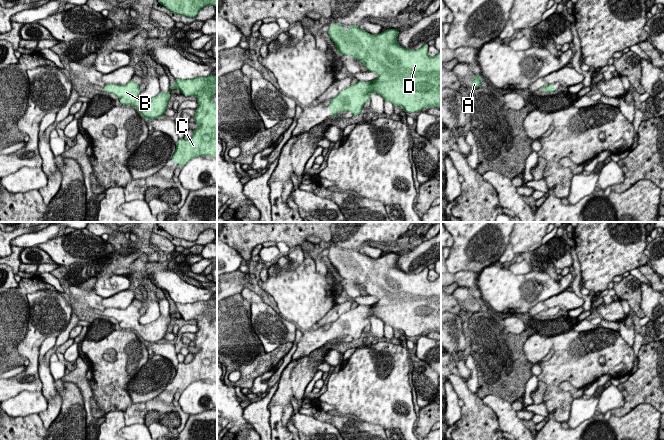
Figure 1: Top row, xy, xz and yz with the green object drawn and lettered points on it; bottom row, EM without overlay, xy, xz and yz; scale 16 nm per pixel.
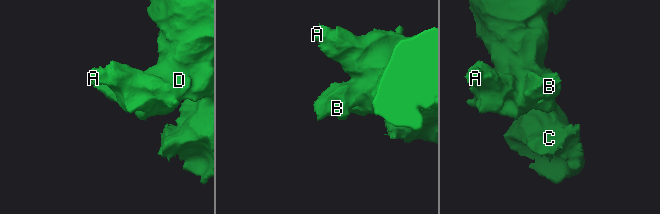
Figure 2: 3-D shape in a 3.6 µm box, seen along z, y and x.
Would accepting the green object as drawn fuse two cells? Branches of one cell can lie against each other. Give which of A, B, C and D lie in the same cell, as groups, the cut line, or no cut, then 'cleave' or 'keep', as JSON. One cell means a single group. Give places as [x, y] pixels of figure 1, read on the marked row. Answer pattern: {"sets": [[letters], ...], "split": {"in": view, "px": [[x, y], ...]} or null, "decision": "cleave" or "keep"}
{"sets": [["A", "B", "C", "D"]], "split": null, "decision": "keep"}

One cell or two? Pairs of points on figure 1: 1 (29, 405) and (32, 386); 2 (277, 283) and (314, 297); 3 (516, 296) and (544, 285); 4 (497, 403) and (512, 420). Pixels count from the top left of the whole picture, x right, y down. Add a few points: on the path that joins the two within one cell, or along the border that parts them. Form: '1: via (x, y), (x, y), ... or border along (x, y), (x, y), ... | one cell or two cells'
1: border along (41, 391), (20, 391), (10, 398) | two cells
2: via (286, 287), (305, 296) | one cell
3: via (523, 292), (537, 286) | one cell
4: via (501, 407), (508, 416) | one cell

